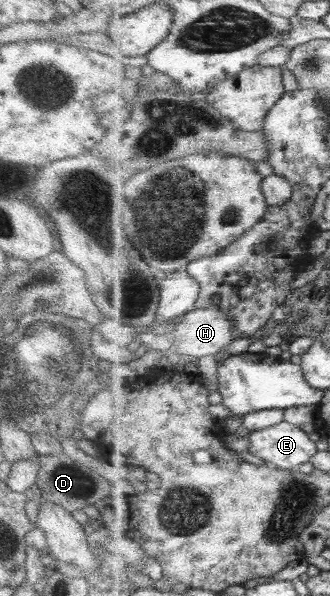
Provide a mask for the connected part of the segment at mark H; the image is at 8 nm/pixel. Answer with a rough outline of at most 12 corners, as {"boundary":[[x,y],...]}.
{"boundary":[[217,307],[186,314],[168,338],[185,359],[204,358],[242,336]]}

